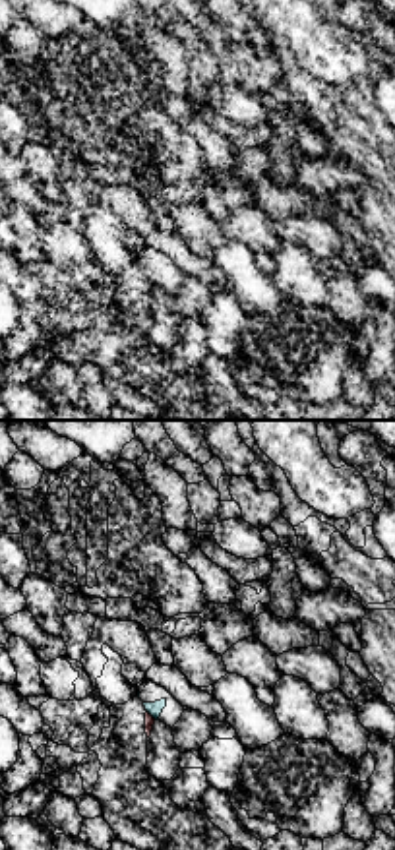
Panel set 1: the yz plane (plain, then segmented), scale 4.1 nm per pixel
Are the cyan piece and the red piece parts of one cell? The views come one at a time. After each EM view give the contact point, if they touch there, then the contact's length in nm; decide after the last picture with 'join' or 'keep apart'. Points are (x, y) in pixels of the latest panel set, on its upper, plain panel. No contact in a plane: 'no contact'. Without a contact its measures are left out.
(151, 281) | 50 nm

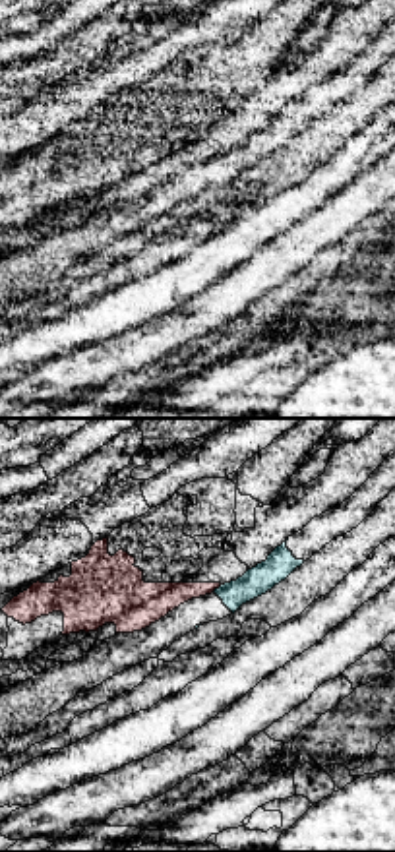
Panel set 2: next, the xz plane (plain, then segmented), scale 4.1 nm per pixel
(215, 155) | 50 nm

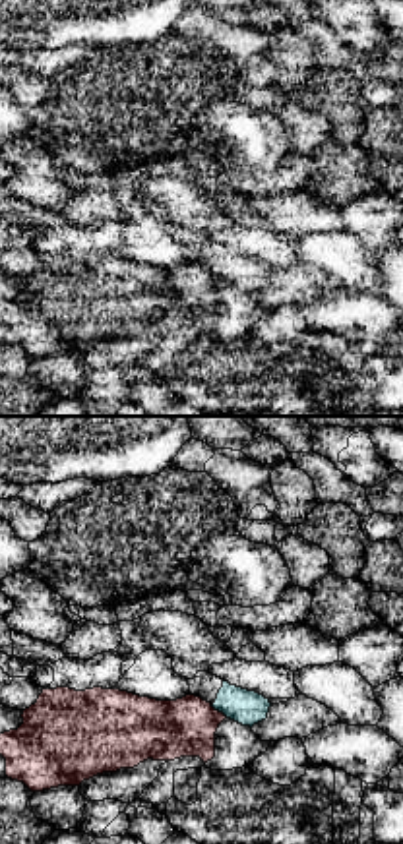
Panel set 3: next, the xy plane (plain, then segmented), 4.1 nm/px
(219, 277) | 90 nm

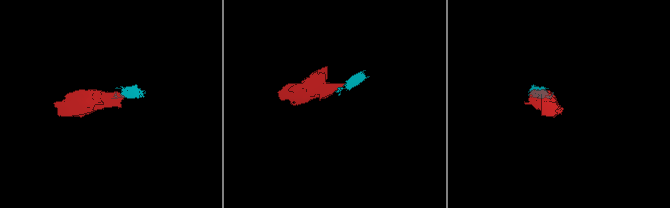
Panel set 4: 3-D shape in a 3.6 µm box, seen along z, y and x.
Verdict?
keep apart

